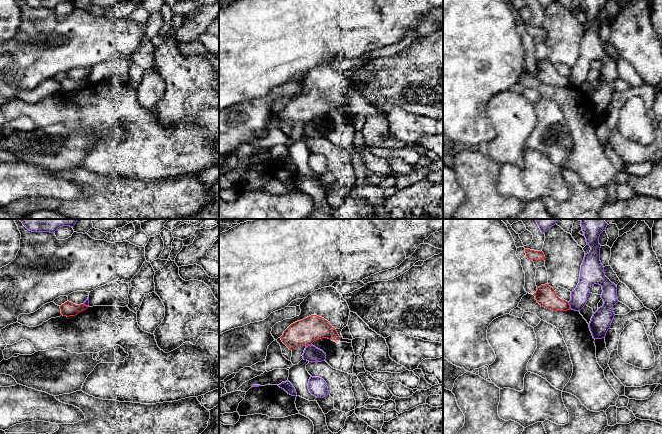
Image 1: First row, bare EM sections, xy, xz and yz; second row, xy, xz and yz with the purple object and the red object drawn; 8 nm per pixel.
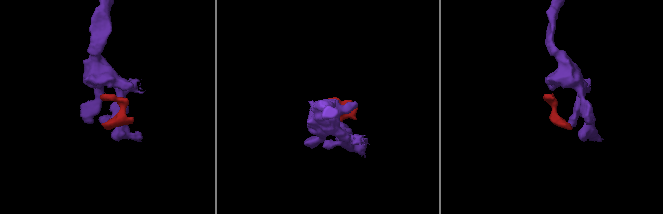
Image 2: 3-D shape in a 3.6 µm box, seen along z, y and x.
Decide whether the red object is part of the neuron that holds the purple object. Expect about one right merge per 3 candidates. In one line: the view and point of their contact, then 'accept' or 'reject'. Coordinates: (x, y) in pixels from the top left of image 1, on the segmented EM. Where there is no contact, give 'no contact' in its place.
meets purple in yz at (569, 304); reject

